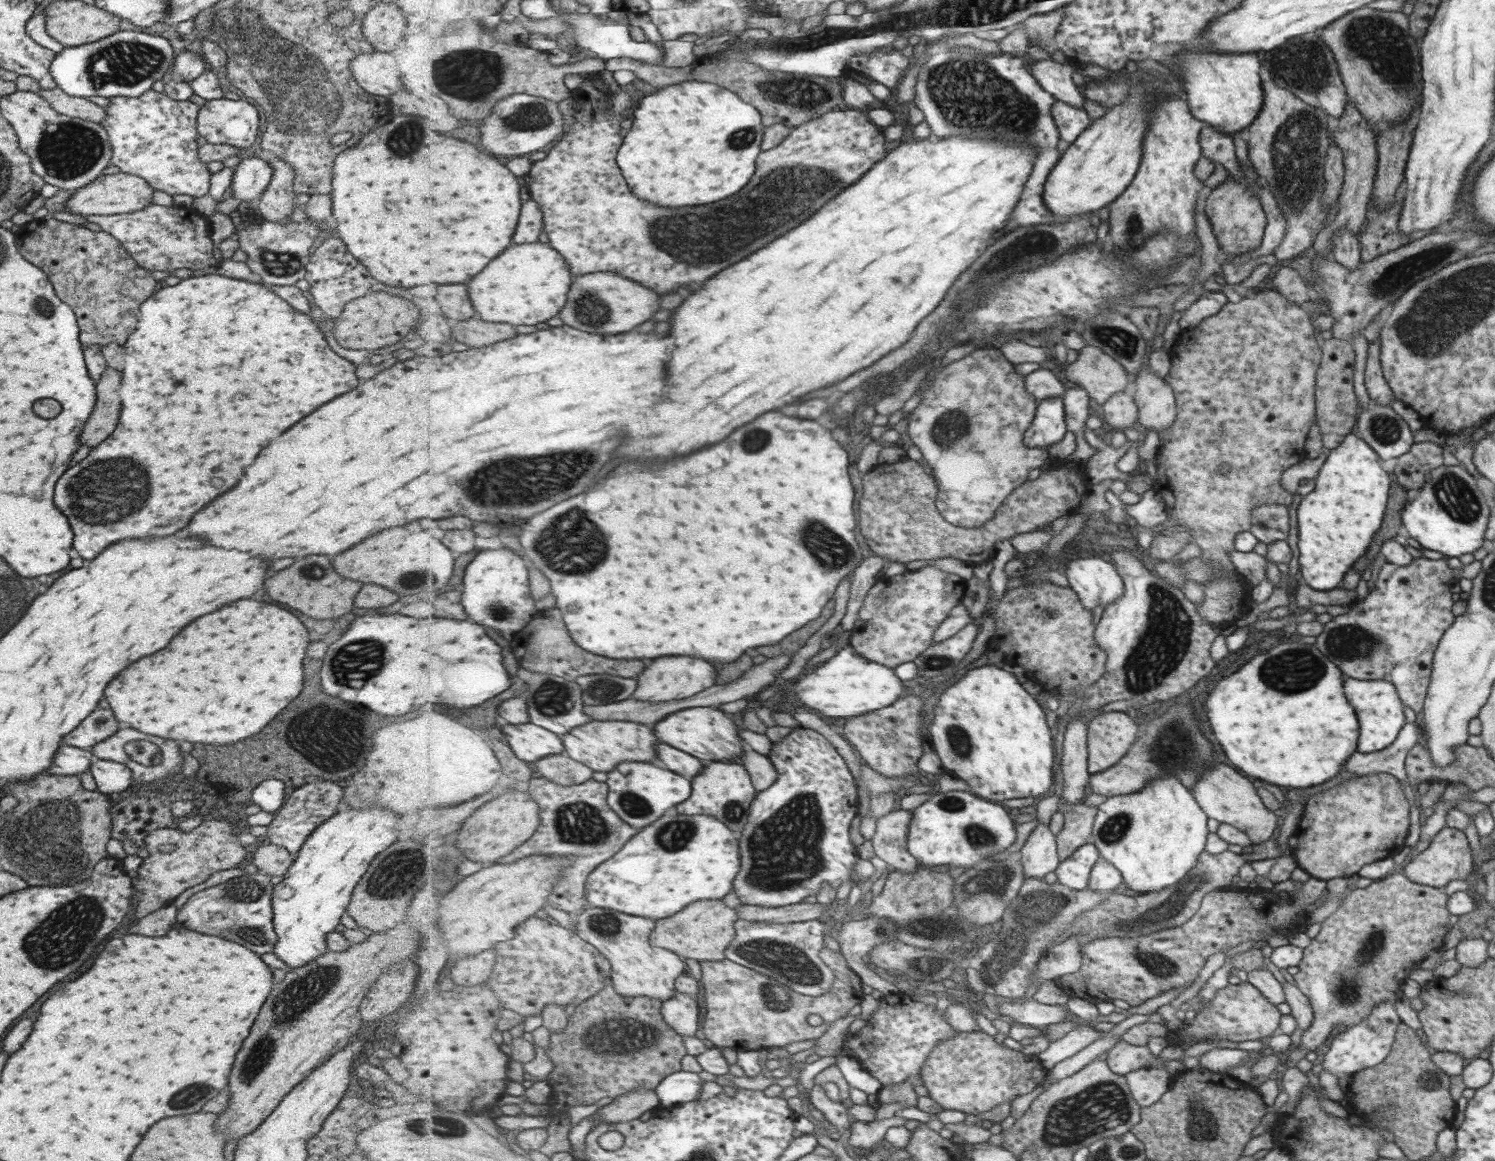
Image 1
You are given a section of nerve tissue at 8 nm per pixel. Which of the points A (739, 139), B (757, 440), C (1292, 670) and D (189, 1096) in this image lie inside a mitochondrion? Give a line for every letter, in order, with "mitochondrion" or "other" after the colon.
A: mitochondrion
B: mitochondrion
C: mitochondrion
D: mitochondrion

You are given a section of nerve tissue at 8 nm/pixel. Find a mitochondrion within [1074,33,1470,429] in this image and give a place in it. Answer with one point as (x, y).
(1299, 138)

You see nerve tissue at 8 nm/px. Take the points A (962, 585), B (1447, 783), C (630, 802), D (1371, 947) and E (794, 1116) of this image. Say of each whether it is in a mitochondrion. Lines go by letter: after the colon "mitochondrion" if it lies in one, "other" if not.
A: other
B: other
C: mitochondrion
D: mitochondrion
E: other

